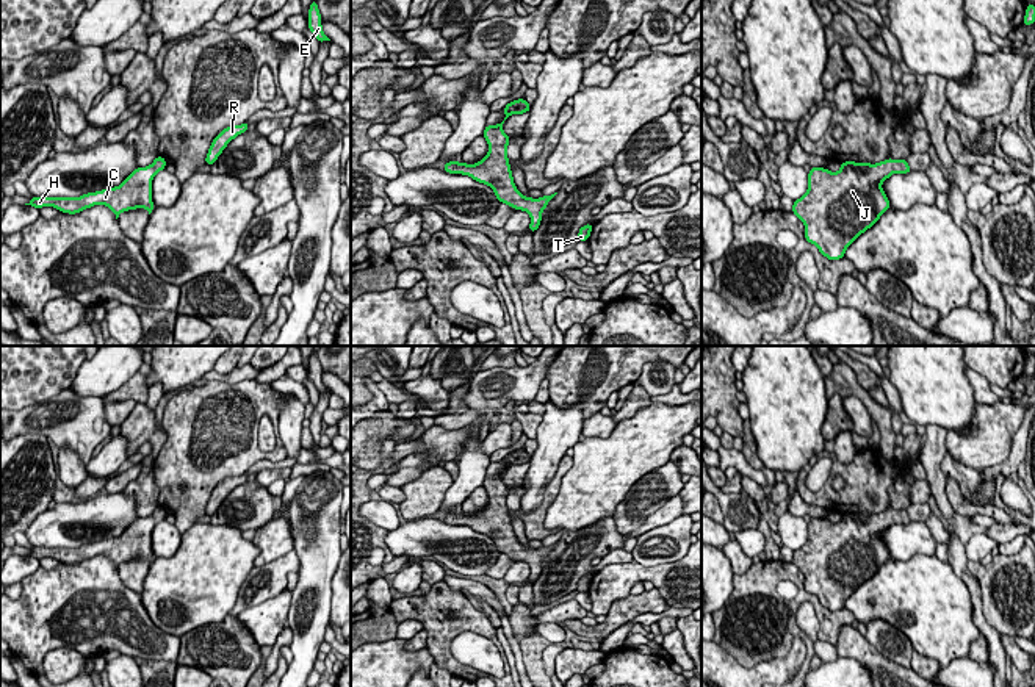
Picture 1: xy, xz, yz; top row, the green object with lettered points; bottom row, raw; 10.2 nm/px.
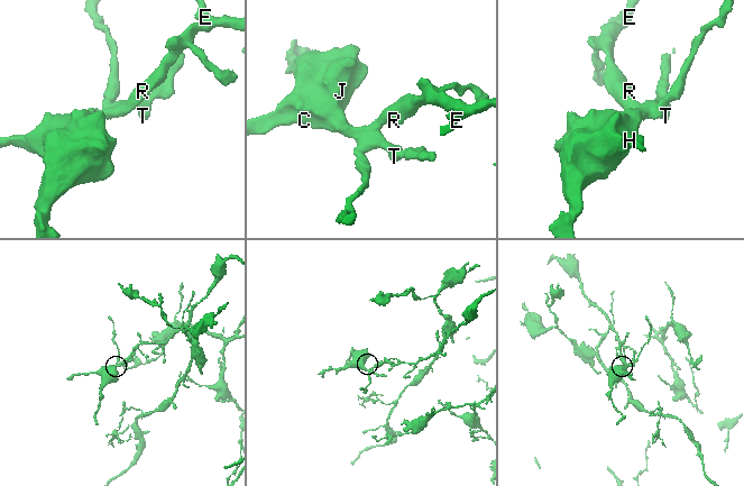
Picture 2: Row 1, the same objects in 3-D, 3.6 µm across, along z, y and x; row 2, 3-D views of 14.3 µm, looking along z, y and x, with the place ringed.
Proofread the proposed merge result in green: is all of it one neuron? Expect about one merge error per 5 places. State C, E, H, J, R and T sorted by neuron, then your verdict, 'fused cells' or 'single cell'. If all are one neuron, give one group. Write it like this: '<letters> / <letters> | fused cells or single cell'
C E H J R T | single cell

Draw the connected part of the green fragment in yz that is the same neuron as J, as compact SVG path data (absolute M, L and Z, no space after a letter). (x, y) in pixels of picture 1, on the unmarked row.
M853 510L838 523L811 518L806 543L794 551L792 563L805 576L805 590L835 612L891 559L882 534L893 524L911 523L907 510L871 515Z

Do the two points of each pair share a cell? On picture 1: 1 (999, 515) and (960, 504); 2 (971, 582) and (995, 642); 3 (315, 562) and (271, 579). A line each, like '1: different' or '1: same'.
1: same
2: same
3: different

